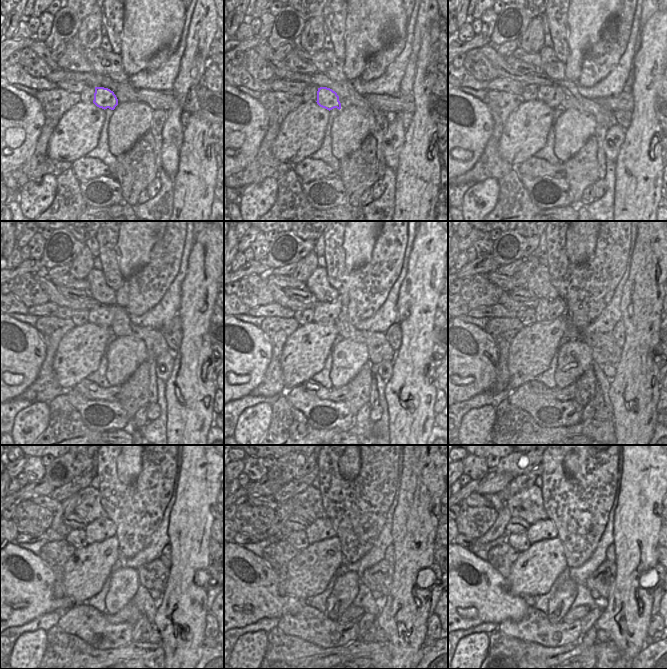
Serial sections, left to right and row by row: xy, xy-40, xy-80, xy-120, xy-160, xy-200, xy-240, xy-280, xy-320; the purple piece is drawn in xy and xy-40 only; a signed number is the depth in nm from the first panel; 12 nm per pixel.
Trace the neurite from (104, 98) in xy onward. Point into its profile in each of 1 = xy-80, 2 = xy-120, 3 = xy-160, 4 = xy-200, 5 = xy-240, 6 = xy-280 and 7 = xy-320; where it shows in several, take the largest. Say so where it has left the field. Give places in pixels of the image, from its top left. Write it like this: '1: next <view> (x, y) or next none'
1: next xy-80 (552, 96)
2: next xy-120 (102, 316)
3: next xy-160 (324, 312)
4: next xy-200 (546, 310)
5: next xy-240 (100, 529)
6: next xy-280 (320, 529)
7: next xy-320 (543, 529)

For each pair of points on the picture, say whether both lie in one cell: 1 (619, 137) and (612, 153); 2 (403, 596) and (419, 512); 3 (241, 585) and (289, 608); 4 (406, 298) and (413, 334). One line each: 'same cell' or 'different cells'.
1: same cell
2: same cell
3: same cell
4: same cell

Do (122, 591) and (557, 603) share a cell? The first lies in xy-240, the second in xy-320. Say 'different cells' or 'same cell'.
same cell

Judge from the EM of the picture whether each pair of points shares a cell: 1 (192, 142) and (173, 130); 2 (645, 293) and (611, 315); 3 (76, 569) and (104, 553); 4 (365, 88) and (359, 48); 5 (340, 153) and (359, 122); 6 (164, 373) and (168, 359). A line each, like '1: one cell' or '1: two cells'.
1: two cells
2: two cells
3: one cell
4: two cells
5: one cell
6: one cell

